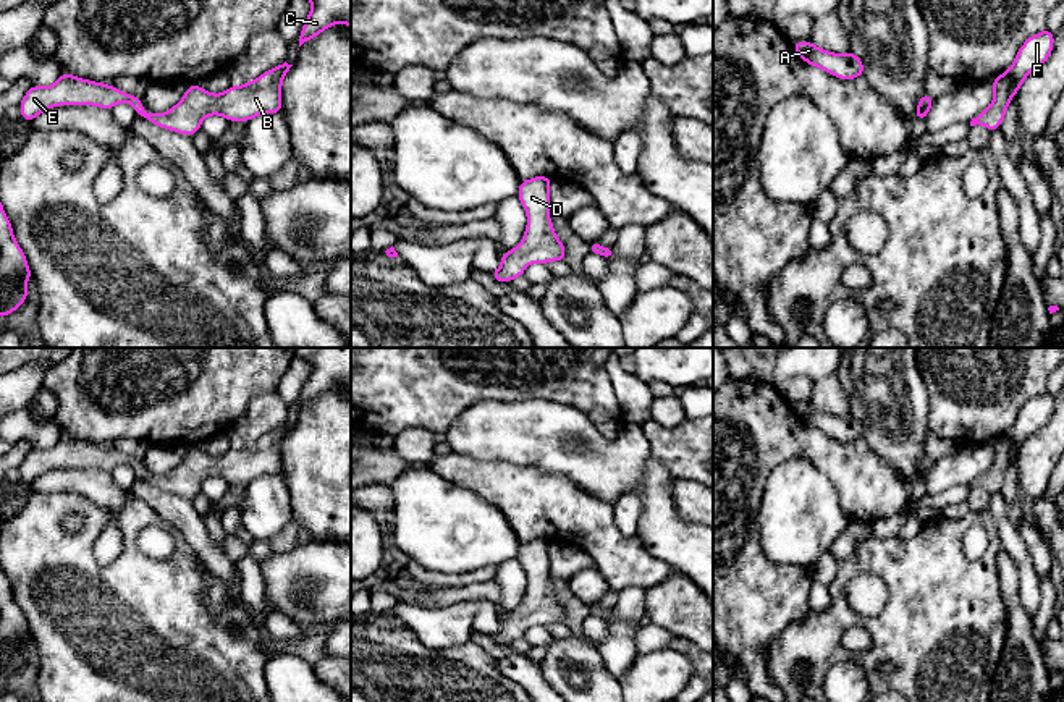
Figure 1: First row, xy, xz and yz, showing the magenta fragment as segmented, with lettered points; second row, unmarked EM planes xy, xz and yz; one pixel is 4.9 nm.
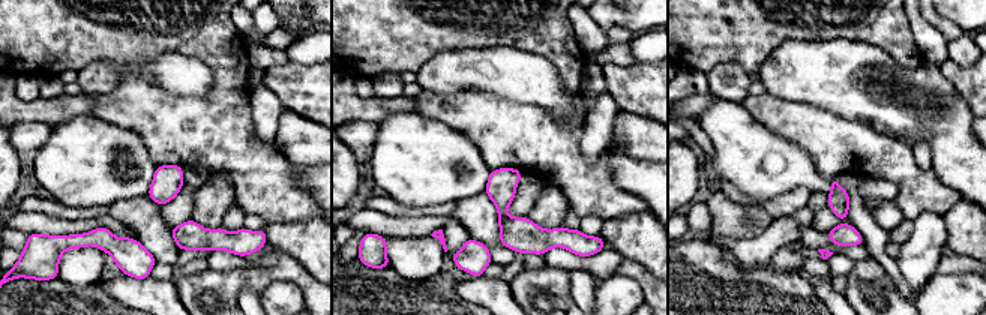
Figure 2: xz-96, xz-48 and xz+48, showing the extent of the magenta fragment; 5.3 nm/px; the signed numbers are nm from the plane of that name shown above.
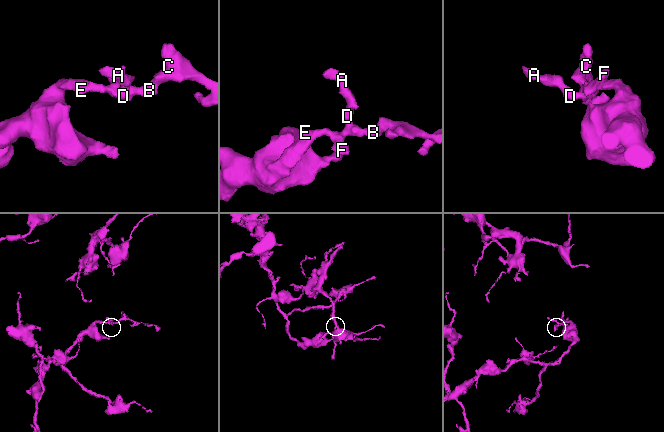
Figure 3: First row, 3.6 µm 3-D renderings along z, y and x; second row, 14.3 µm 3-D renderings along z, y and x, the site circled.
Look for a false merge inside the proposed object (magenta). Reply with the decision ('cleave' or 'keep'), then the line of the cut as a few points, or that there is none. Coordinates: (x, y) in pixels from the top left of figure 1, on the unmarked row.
keep | no cut

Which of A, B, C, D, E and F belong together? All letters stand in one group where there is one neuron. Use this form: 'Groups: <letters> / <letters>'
Groups: A B C D E F

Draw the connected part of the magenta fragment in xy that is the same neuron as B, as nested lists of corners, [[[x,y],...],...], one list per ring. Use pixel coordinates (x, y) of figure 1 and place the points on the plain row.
[[[278,427],[244,448],[231,448],[223,456],[210,456],[197,446],[188,448],[184,459],[168,474],[154,477],[142,471],[141,459],[82,440],[61,435],[60,442],[49,448],[31,448],[19,466],[21,479],[32,484],[47,471],[57,467],[95,467],[112,472],[120,464],[134,469],[136,479],[179,495],[192,498],[209,477],[222,477],[230,484],[249,484],[262,476],[281,474],[281,445],[293,427]]]

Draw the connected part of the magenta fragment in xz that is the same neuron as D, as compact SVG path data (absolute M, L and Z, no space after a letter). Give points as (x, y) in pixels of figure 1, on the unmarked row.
M548 539L521 543L517 561L526 571L527 590L517 610L503 616L501 629L490 636L496 644L508 645L524 637L526 629L534 624L548 626L566 621L566 611L550 584L548 550L551 543Z

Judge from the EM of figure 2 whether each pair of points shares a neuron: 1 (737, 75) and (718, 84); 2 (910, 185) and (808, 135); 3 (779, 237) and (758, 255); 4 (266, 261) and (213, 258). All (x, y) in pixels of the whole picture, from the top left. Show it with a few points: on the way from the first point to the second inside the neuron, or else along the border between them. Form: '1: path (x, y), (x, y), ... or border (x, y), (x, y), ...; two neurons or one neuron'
1: path (733, 80), (722, 83); one neuron
2: path (884, 159), (857, 146), (833, 143); one neuron
3: path (775, 239), (763, 251); one neuron
4: path (252, 264), (227, 261); one neuron

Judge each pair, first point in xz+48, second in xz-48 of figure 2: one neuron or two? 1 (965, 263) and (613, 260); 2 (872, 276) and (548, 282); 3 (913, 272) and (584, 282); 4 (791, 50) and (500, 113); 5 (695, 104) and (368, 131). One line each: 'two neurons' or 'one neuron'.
1: one neuron
2: one neuron
3: one neuron
4: two neurons
5: two neurons

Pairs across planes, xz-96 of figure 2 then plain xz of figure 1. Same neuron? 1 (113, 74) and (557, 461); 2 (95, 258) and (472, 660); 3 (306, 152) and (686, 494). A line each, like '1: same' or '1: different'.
1: same
2: different
3: same

